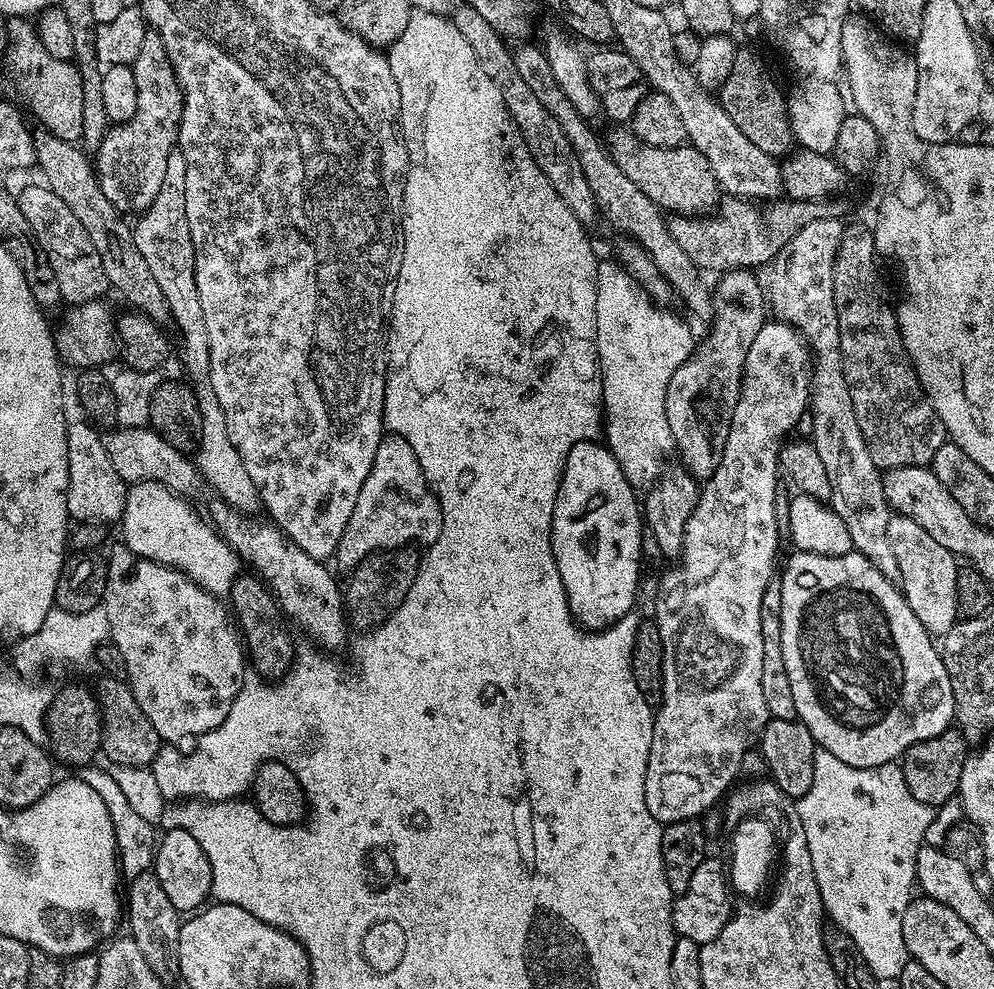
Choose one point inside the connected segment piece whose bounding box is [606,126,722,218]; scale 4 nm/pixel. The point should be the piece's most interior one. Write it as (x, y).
(679, 181)

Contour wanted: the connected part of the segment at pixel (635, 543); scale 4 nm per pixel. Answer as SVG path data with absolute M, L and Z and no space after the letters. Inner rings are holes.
M579 440L570 450L564 470L560 473L560 488L556 491L552 515L552 553L562 578L562 586L566 590L570 614L581 628L608 628L633 611L632 603L640 588L640 547L644 540L646 544L637 489L626 482L622 466L618 466L614 454L607 446L596 440Z

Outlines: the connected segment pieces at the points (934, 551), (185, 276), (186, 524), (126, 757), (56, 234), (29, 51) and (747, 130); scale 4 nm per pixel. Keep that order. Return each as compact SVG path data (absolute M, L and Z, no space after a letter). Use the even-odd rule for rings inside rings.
M893 514L888 527L890 546L894 549L894 558L898 562L900 579L898 587L904 593L914 618L922 622L924 629L933 638L942 638L958 622L956 614L956 570L957 557L946 546L930 538L918 522L910 518Z
M178 150L170 153L166 162L166 175L162 178L162 187L154 202L135 221L132 237L136 243L138 254L150 266L150 274L154 274L154 282L170 306L172 324L180 334L189 328L204 331L202 304L198 302L198 290L194 282L194 252L190 238L190 226L186 222L186 158Z
M158 482L131 485L124 515L118 521L118 528L124 531L123 547L131 550L137 558L157 560L160 564L184 572L195 584L201 584L211 596L227 597L241 571L242 561L215 527L188 504L191 503L185 497L175 495Z
M107 674L101 677L101 680L94 684L94 691L102 718L100 746L103 755L108 755L112 764L120 764L122 767L148 768L161 748L160 736L154 726L150 726L150 718L142 714L142 706L138 706L138 698L134 698L127 683L116 681L114 676Z
M43 183L22 189L16 196L16 202L29 223L35 243L54 268L63 303L75 306L101 299L105 295L103 292L107 293L110 288L102 270L102 258L98 258L98 250L94 250L86 230L82 230L82 222L74 218L73 212L66 207L66 202L62 202L62 198L58 198L58 194L51 192Z
M16 14L9 20L12 21L8 24L8 49L4 52L4 64L8 67L8 76L12 79L17 94L24 99L25 106L40 119L38 121L39 127L45 128L45 130L52 132L63 140L69 142L79 141L82 132L82 102L84 101L82 98L80 69L76 67L75 63L50 58L50 54L46 54L46 46L42 46L42 42L36 33L36 25L31 19Z
M741 47L734 58L734 70L726 78L726 82L718 89L720 104L734 118L734 126L758 146L768 156L784 158L793 151L794 137L790 118L788 117L788 101L785 89L780 89L778 81L772 77L768 64L756 52Z

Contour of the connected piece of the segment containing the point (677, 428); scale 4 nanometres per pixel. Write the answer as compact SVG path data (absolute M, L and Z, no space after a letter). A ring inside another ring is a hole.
M736 268L719 277L716 286L711 289L713 298L713 320L708 335L693 347L692 357L674 370L674 378L670 378L670 386L666 386L666 422L670 422L670 434L676 443L675 451L680 452L680 460L685 464L686 472L693 480L703 482L709 480L718 470L720 455L728 437L728 423L740 401L740 385L744 376L746 354L750 354L750 346L758 330L766 322L766 288L756 277L755 271L747 268Z

